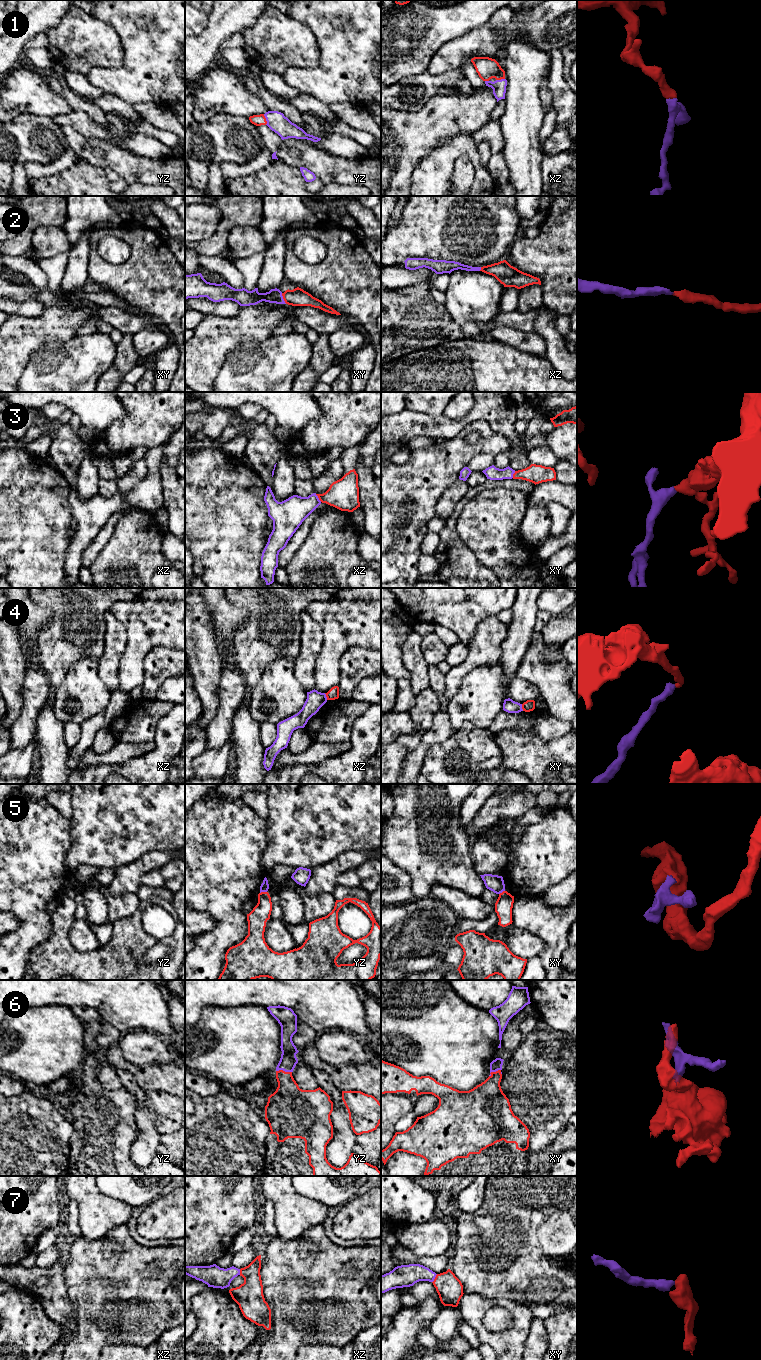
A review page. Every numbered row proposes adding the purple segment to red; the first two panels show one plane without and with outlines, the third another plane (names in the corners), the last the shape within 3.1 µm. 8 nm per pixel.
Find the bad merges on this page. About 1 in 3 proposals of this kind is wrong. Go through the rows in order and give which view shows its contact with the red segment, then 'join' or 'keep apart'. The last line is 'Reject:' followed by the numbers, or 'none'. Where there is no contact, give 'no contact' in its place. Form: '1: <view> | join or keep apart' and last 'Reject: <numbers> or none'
1: yz | join
2: xy | join
3: xz | join
4: xz | keep apart
5: yz | keep apart
6: yz | join
7: xy | join
Reject: 4, 5

